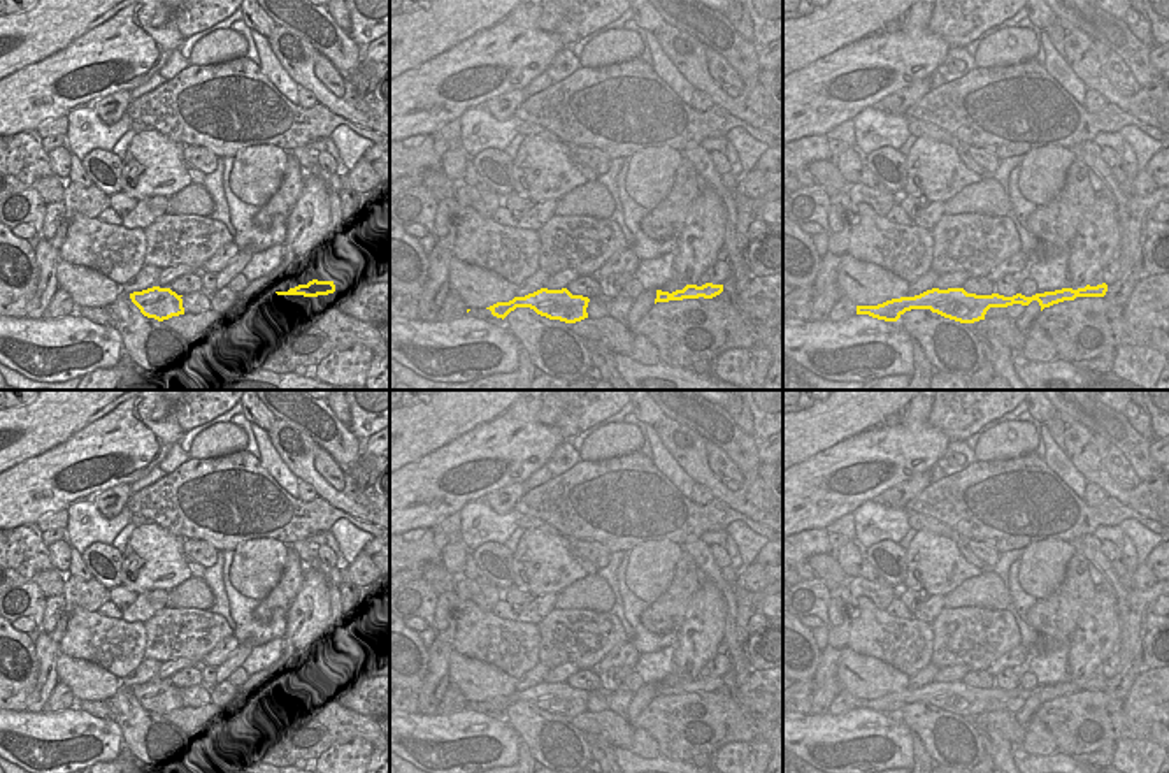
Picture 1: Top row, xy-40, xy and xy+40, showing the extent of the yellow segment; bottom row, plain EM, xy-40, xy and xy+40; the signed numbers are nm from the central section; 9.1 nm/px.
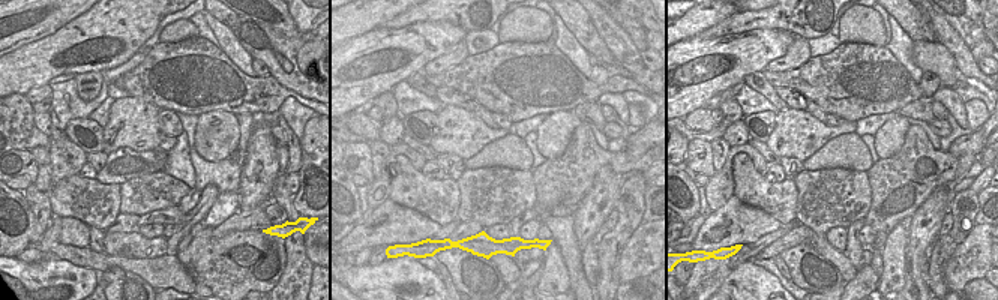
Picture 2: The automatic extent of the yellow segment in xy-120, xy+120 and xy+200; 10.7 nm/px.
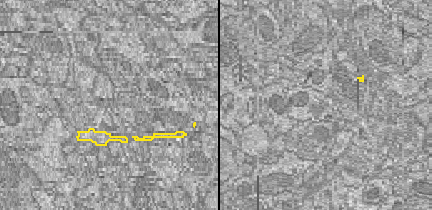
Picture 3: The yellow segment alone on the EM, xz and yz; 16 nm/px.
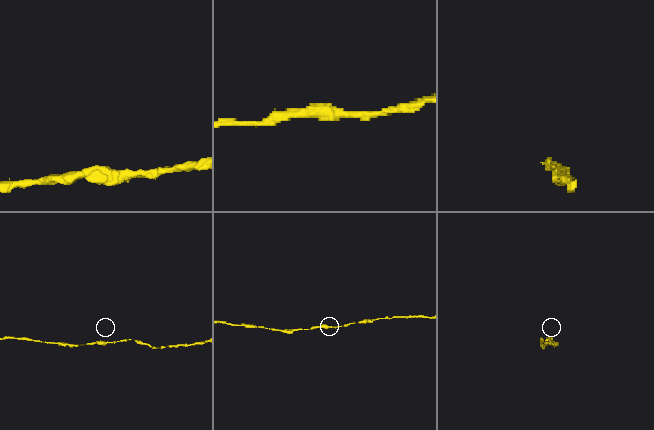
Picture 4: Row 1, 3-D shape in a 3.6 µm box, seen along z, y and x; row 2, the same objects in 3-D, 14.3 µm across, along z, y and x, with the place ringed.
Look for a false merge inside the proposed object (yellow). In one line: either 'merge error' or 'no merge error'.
no merge error

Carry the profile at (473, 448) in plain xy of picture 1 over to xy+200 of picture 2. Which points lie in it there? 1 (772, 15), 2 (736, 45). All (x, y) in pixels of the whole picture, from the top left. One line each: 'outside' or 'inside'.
1: outside
2: inside

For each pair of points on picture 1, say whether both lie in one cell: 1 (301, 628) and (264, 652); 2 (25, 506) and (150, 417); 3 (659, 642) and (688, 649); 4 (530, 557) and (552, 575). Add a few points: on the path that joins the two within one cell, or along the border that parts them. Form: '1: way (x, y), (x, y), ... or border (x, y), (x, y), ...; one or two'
1: border (283, 638), (283, 654), (278, 664); two
2: way (55, 475), (76, 469), (88, 457), (118, 448); one
3: border (678, 629), (674, 645); two
4: way (536, 559), (546, 570); one

